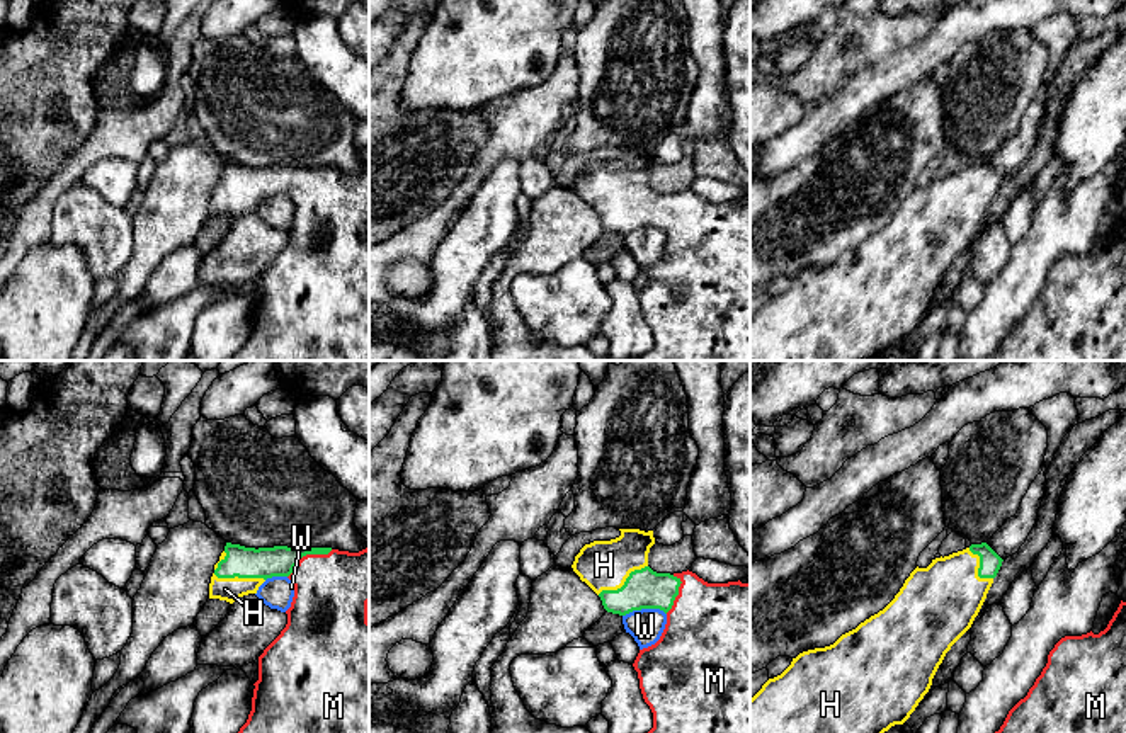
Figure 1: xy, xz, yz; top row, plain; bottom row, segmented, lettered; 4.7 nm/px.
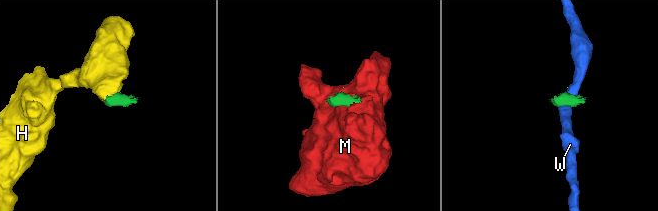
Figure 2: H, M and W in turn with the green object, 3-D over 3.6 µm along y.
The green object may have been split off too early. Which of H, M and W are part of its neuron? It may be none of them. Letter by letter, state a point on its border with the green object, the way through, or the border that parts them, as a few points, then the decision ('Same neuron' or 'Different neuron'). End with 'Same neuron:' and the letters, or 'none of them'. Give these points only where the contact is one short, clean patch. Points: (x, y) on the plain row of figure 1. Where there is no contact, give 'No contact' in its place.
H: Touches green at xz (625, 203). Path across: xz (643, 208), (625, 203), (604, 184). Same neuron
M: Touches green at xy (307, 172). Path across: xy (264, 182), (298, 181), (307, 172), (307, 181), (332, 210). Same neuron
W: Touches green at xz (643, 227). Boundary: xz (665, 232), (640, 228), (623, 235). Different neuron
Same neuron: H, M

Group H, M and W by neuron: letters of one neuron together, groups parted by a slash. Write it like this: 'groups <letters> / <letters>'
groups H M / W

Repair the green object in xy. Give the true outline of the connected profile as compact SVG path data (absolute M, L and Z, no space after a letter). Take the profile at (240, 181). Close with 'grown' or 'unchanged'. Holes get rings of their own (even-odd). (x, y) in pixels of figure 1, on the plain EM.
M226 162L209 202L209 218L233 223L257 213L272 196L287 196L294 204L287 243L259 276L252 330L230 361L369 361L369 167L359 172L332 167L245 167Z | grown

